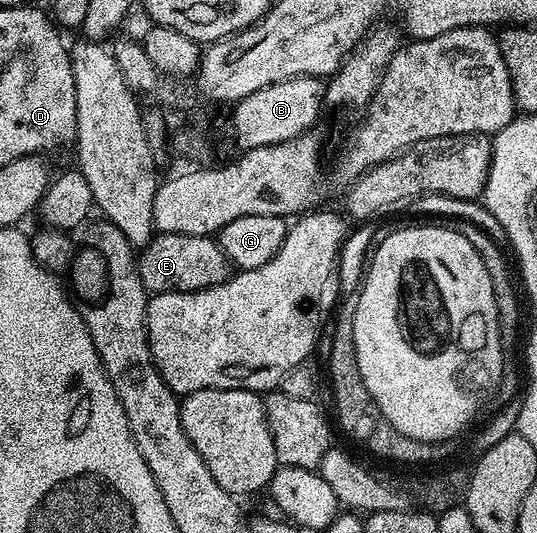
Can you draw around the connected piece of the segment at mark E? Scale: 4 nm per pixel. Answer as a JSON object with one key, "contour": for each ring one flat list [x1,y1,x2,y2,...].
{"contour":[[163,232,141,249,136,260,140,282,147,293,192,292,195,288,210,288,231,275,232,265,222,249,209,236,168,234]]}

